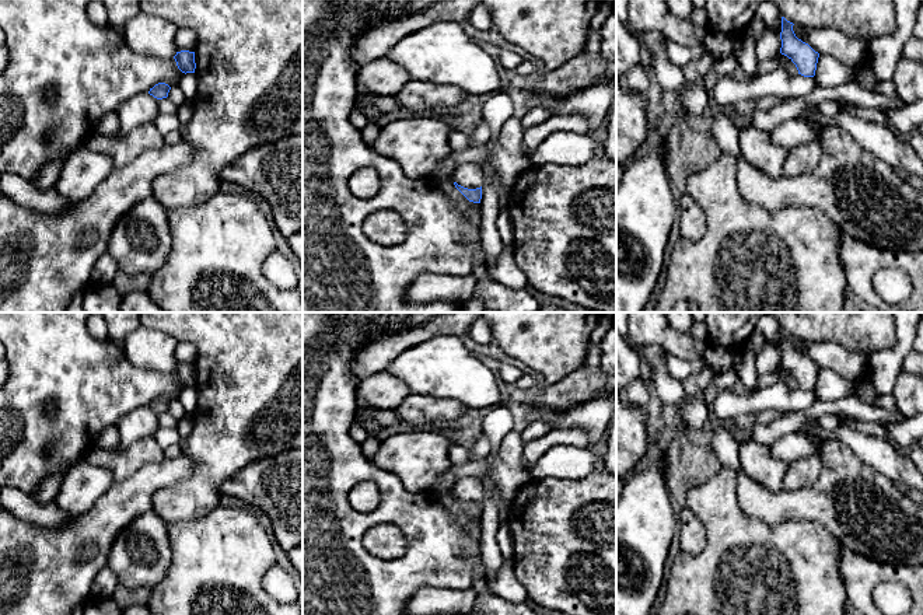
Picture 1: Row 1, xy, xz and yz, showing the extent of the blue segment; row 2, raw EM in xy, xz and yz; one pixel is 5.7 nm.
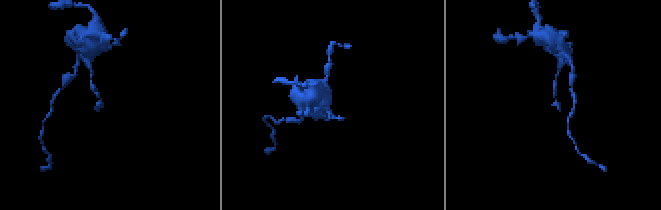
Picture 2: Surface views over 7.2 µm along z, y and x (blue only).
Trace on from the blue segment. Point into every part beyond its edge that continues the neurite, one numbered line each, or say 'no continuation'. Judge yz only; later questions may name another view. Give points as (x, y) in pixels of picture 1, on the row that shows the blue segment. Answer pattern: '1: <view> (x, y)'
no continuation

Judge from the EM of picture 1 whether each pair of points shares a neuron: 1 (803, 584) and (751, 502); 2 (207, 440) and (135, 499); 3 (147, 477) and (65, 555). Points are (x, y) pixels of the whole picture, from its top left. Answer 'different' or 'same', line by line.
1: different
2: different
3: same

